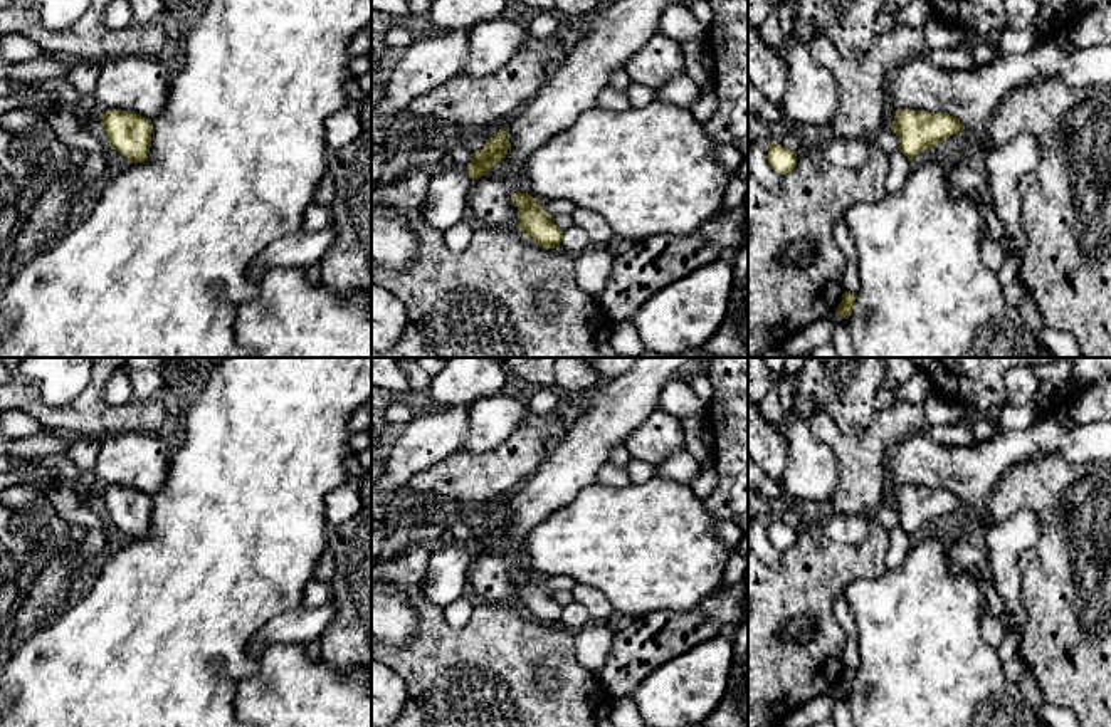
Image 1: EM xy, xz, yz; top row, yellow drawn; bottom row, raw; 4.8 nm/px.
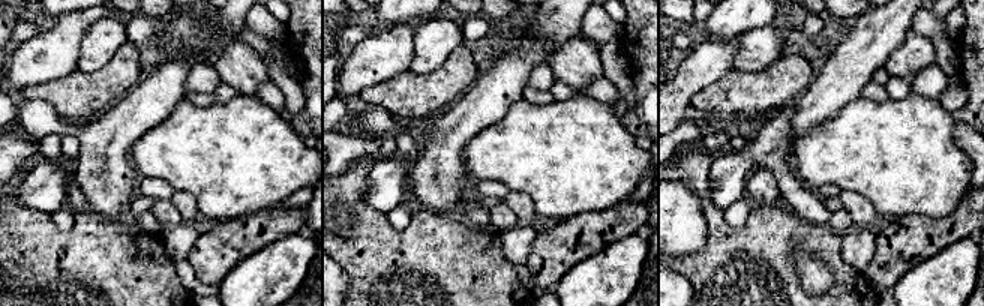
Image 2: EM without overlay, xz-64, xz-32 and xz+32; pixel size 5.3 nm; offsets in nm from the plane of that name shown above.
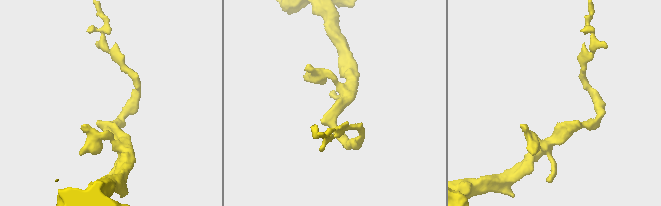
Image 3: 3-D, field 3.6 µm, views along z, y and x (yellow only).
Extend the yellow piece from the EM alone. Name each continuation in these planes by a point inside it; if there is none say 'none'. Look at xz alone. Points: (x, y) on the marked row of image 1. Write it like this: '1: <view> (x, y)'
1: xz (447, 193)

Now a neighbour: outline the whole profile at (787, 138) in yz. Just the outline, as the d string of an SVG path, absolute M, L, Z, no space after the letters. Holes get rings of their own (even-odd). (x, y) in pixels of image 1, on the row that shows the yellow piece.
M787 128L787 129L780 129L775 133L773 141L788 148L793 153L802 153L807 148L802 144L802 141L798 139L797 133L793 131L793 128Z

